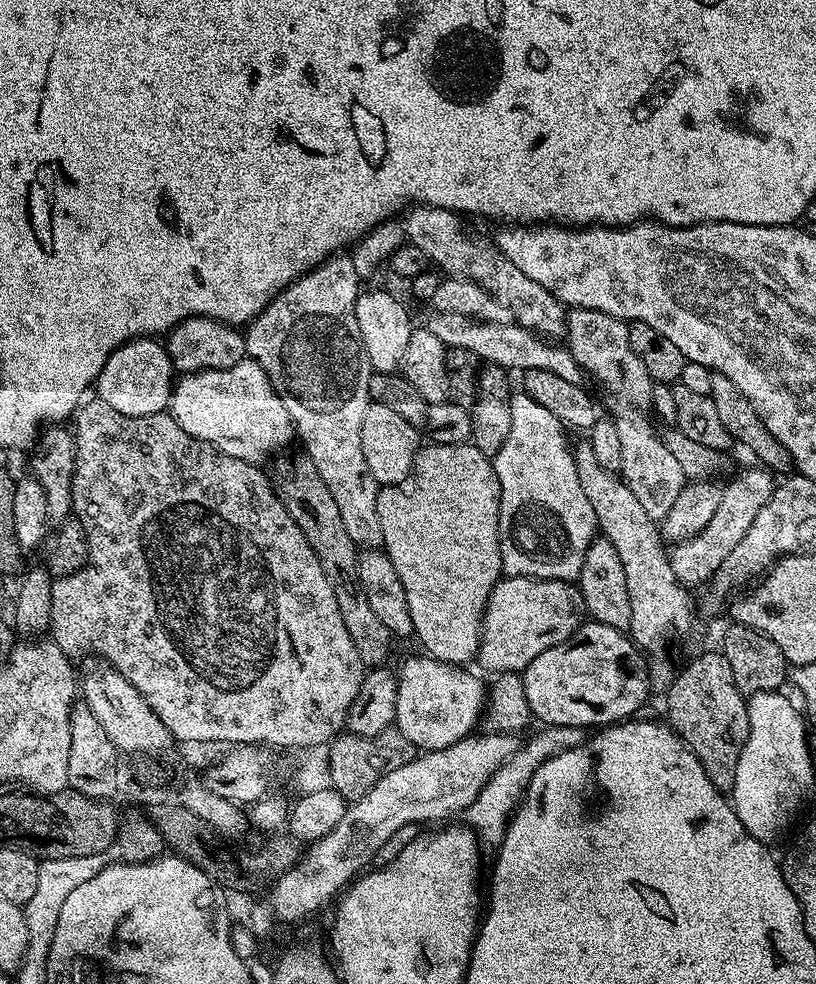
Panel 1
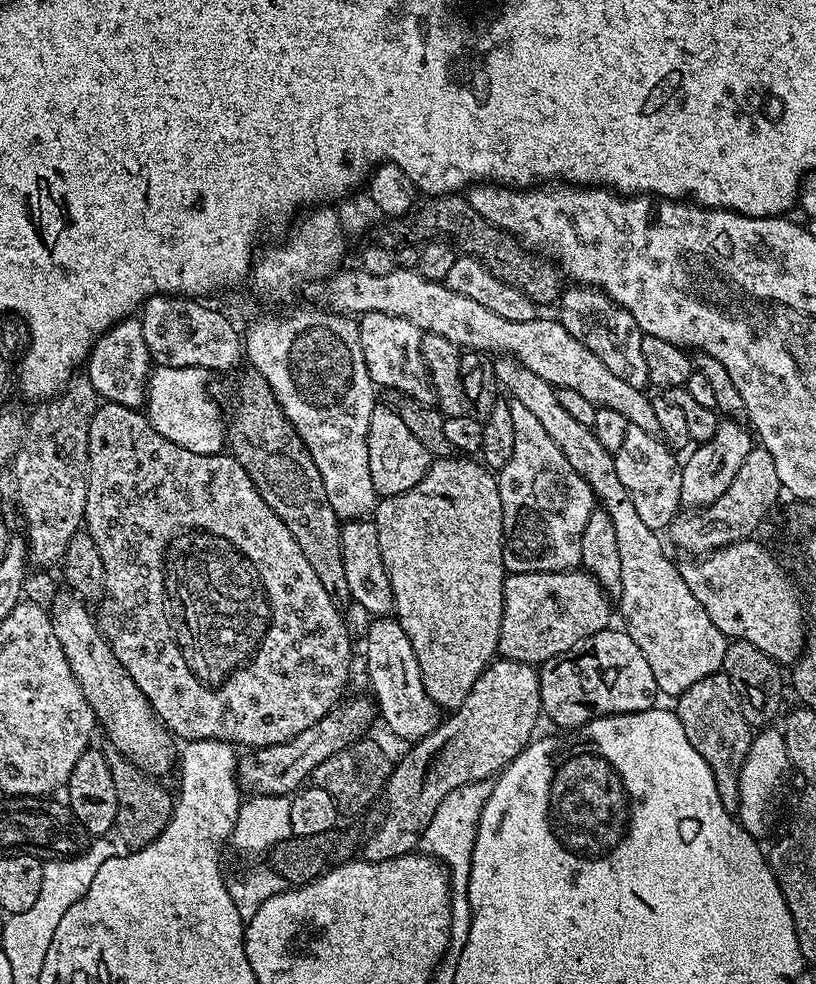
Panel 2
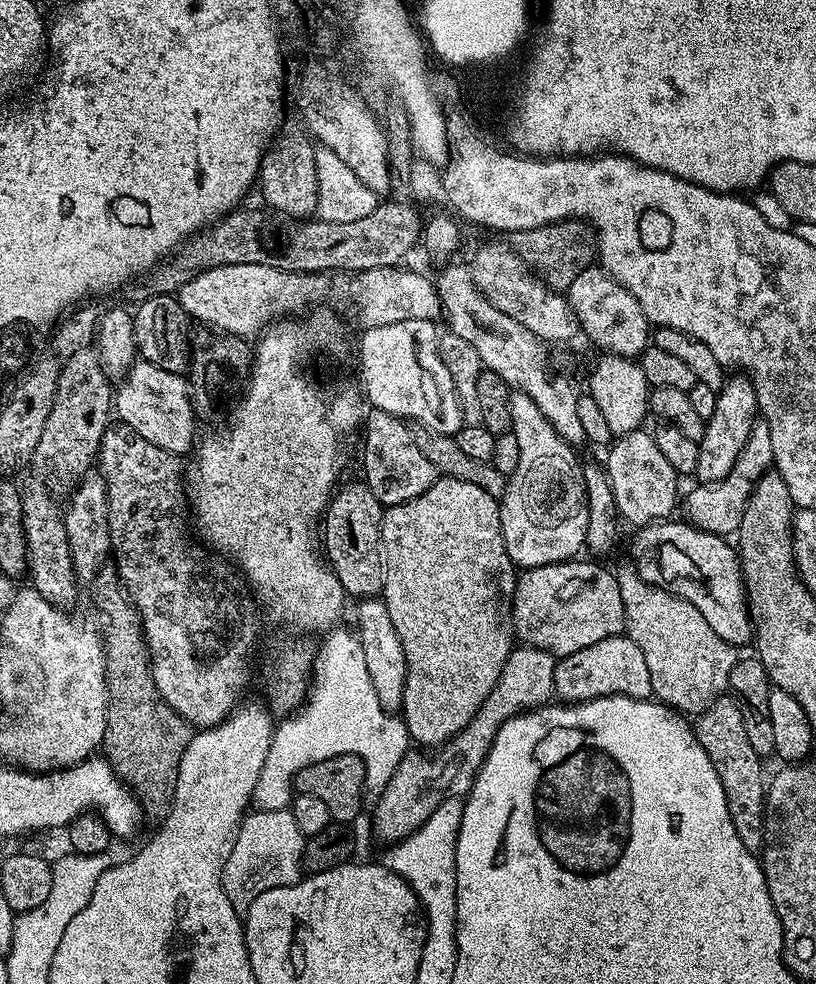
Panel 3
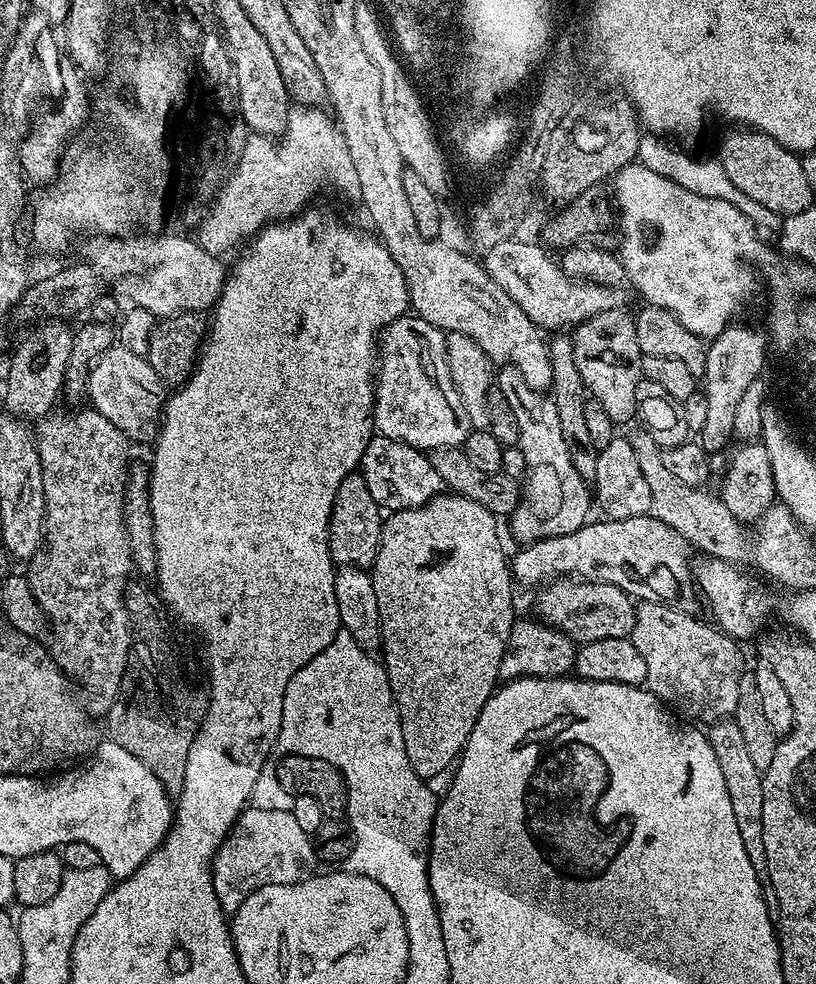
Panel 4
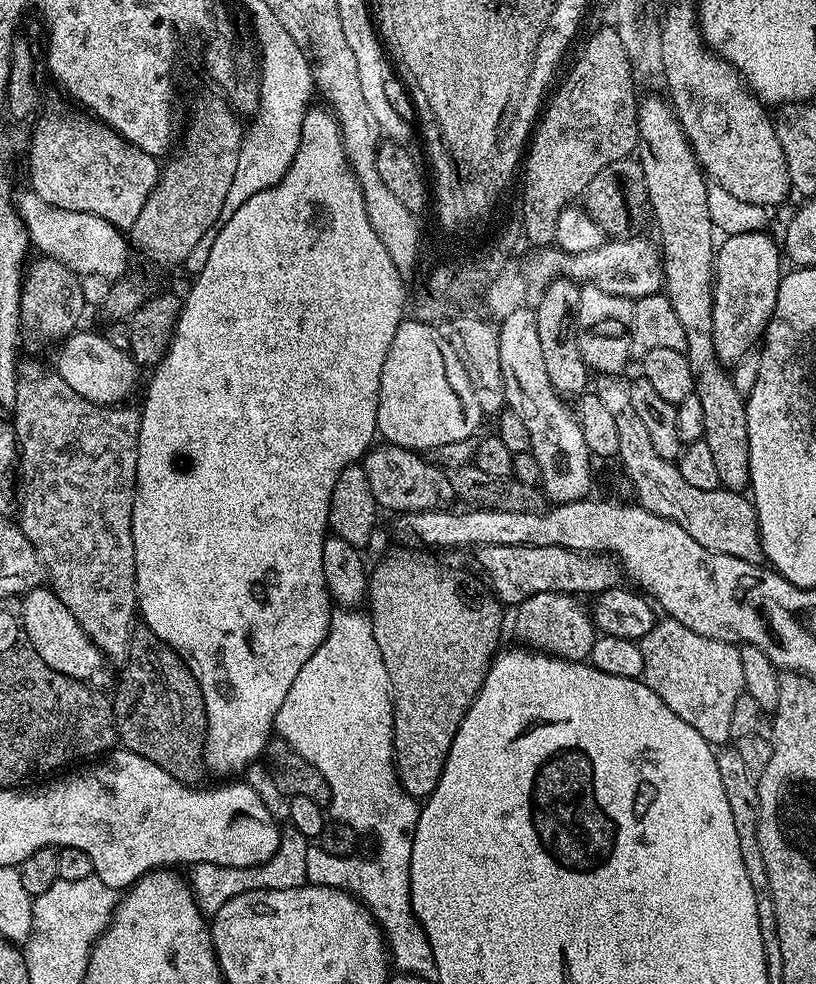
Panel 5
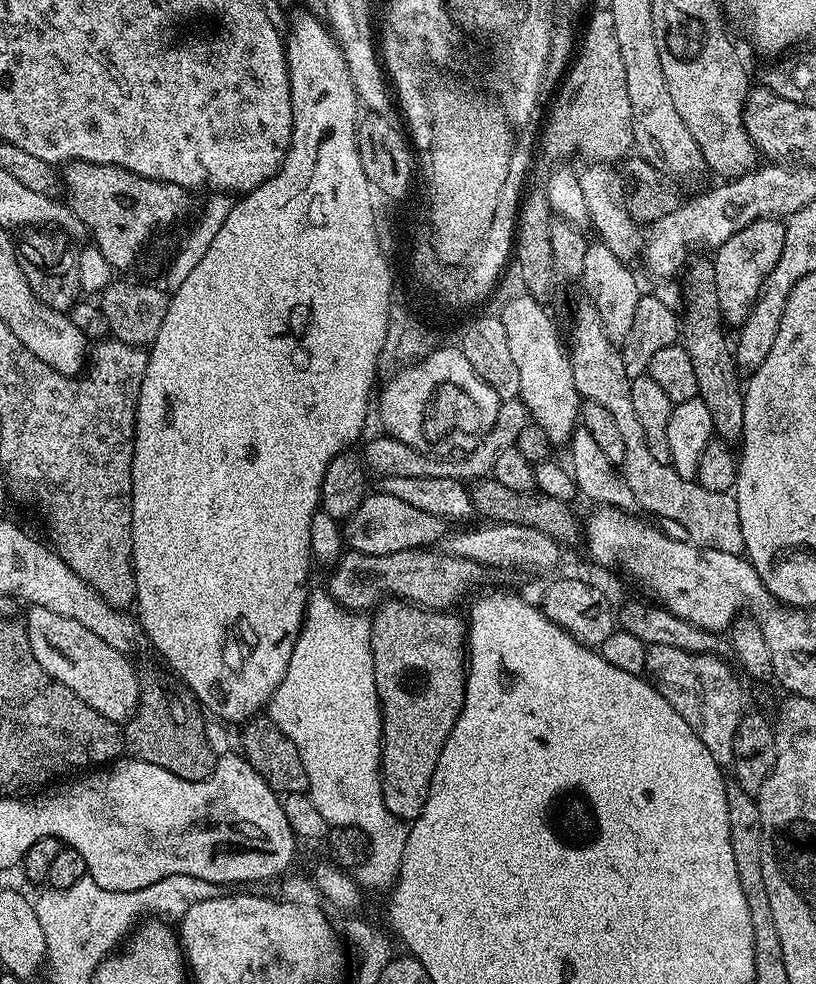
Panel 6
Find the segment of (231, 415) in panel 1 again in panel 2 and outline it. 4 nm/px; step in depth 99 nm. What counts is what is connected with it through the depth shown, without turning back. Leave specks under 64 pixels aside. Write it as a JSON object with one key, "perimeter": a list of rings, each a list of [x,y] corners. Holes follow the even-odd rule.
{"perimeter":[[[153,367],[152,375],[148,378],[146,415],[154,426],[154,430],[158,430],[158,434],[162,434],[162,438],[166,438],[186,450],[194,450],[194,454],[215,456],[223,453],[226,448],[226,416],[220,413],[219,406],[208,397],[208,378],[210,378],[210,372],[204,368]]]}

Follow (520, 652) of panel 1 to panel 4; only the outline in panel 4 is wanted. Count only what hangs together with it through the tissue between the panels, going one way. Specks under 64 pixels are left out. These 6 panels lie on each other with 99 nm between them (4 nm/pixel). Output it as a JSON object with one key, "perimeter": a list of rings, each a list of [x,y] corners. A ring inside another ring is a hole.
{"perimeter":[[[557,578],[544,590],[536,604],[540,611],[539,619],[566,633],[577,645],[598,642],[602,638],[631,637],[636,621],[636,604],[624,588],[593,580]]]}

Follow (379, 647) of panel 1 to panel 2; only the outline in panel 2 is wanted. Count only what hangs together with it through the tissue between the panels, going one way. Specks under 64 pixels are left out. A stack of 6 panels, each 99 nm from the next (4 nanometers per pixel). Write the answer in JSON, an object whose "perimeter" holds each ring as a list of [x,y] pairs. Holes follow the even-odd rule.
{"perimeter":[[[245,367],[245,372],[236,380],[236,396],[240,401],[236,404],[236,413],[230,416],[226,424],[226,448],[234,459],[243,466],[246,474],[256,483],[265,502],[272,507],[274,514],[282,518],[286,530],[294,534],[294,542],[302,546],[302,554],[306,554],[310,566],[314,566],[314,574],[322,578],[322,586],[326,586],[326,594],[333,598],[350,597],[350,586],[346,586],[346,569],[342,567],[342,546],[340,530],[342,521],[334,514],[334,506],[330,506],[330,498],[326,498],[326,486],[322,482],[322,474],[318,474],[318,466],[305,450],[302,438],[294,430],[294,426],[284,417],[284,411],[274,398],[266,378],[258,374],[258,370]]]}

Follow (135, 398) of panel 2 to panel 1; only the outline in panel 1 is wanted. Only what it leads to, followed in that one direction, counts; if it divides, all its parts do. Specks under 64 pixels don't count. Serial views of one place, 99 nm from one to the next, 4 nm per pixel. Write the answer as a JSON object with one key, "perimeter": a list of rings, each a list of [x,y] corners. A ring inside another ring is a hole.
{"perimeter":[[[139,336],[136,340],[127,340],[106,358],[106,366],[102,366],[98,374],[94,392],[106,406],[118,410],[118,414],[149,416],[169,411],[173,387],[174,369],[167,347],[159,339]]]}

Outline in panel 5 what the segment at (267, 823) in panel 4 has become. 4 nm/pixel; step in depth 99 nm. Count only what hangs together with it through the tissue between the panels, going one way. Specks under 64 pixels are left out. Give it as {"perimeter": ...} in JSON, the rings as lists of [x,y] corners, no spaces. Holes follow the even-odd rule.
{"perimeter":[[[288,830],[280,837],[280,848],[269,860],[258,866],[249,868],[227,868],[226,866],[214,866],[213,864],[193,864],[190,872],[190,887],[196,904],[205,917],[215,916],[230,898],[238,898],[238,894],[246,894],[254,890],[290,890],[301,888],[308,883],[308,861],[309,837],[298,834],[294,830]]]}

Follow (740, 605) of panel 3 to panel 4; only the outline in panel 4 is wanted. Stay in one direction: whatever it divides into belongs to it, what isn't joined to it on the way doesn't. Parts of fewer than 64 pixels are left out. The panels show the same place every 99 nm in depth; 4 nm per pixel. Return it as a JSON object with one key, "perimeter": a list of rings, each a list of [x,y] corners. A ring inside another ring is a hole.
{"perimeter":[[[635,516],[634,518],[622,518],[621,520],[609,520],[600,518],[597,524],[586,522],[578,530],[570,534],[561,536],[551,536],[545,540],[535,540],[533,544],[523,545],[517,556],[511,557],[512,578],[517,585],[520,584],[540,584],[551,582],[557,578],[576,577],[582,580],[593,580],[594,582],[606,582],[619,588],[624,588],[628,580],[637,576],[646,587],[649,588],[651,595],[657,600],[662,600],[666,604],[679,605],[680,600],[697,599],[698,592],[694,587],[694,564],[688,561],[690,545],[684,540],[678,530],[671,528],[658,519],[657,516]]]}

